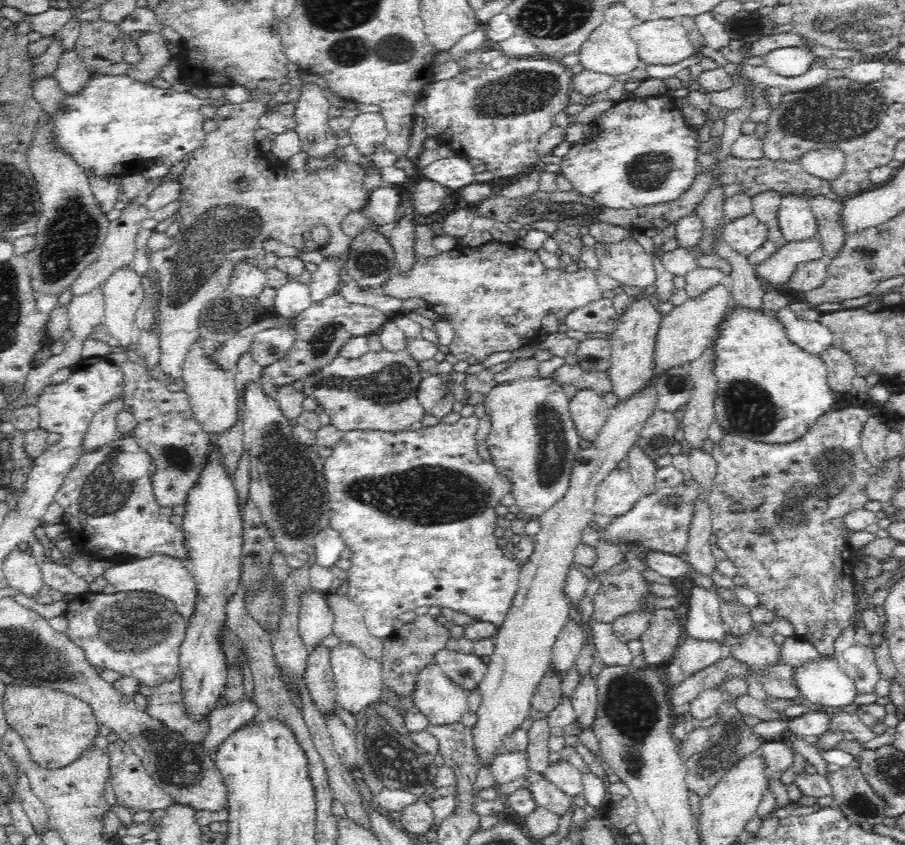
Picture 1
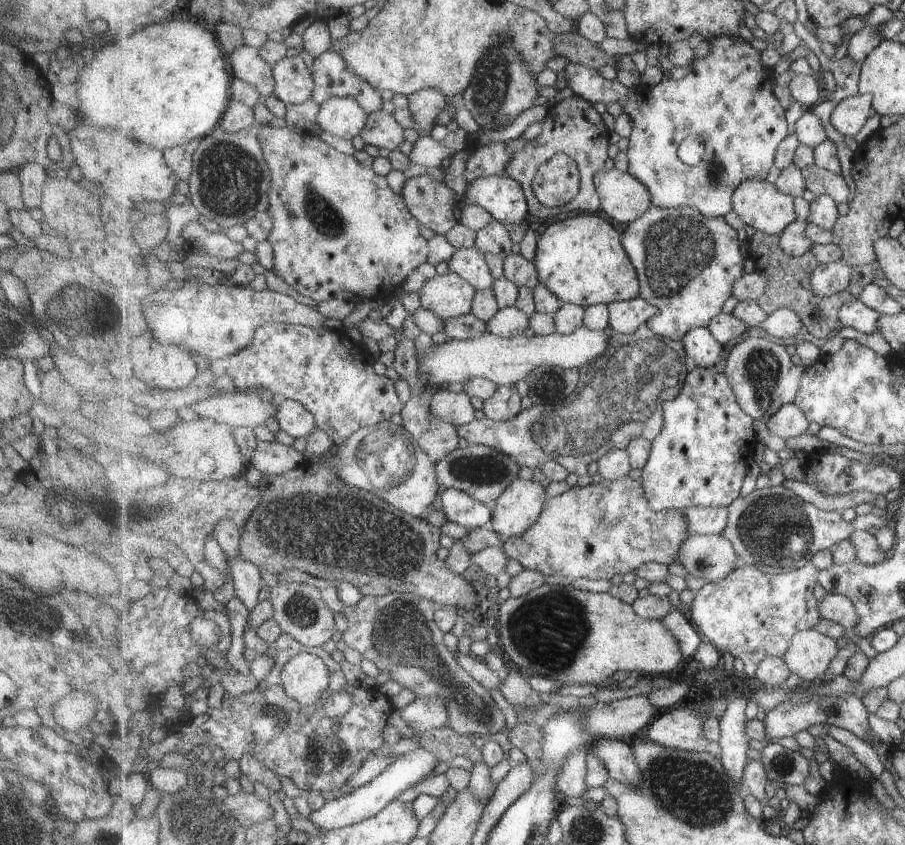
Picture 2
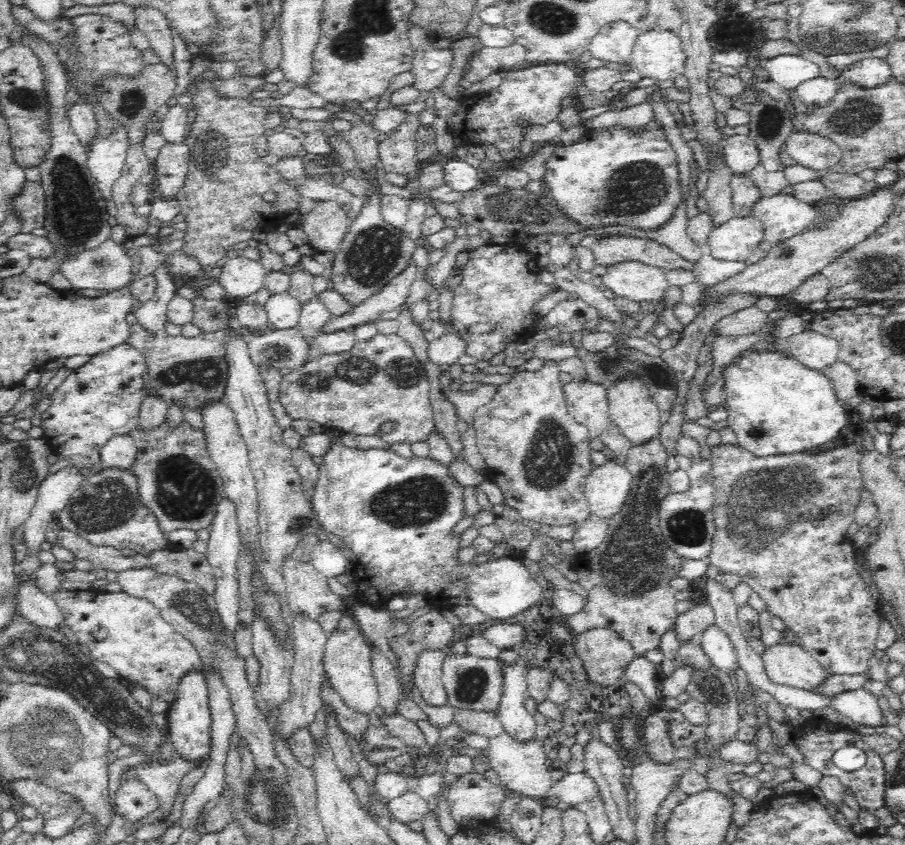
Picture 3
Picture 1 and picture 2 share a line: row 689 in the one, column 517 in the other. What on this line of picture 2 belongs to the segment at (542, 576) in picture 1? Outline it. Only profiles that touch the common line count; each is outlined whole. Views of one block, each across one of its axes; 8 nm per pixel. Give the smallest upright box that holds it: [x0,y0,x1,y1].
[492,480,546,540]

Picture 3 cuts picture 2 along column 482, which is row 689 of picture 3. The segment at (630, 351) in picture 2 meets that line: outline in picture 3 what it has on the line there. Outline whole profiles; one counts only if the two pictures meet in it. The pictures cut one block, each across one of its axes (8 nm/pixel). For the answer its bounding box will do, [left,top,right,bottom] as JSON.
[413,649,448,706]

